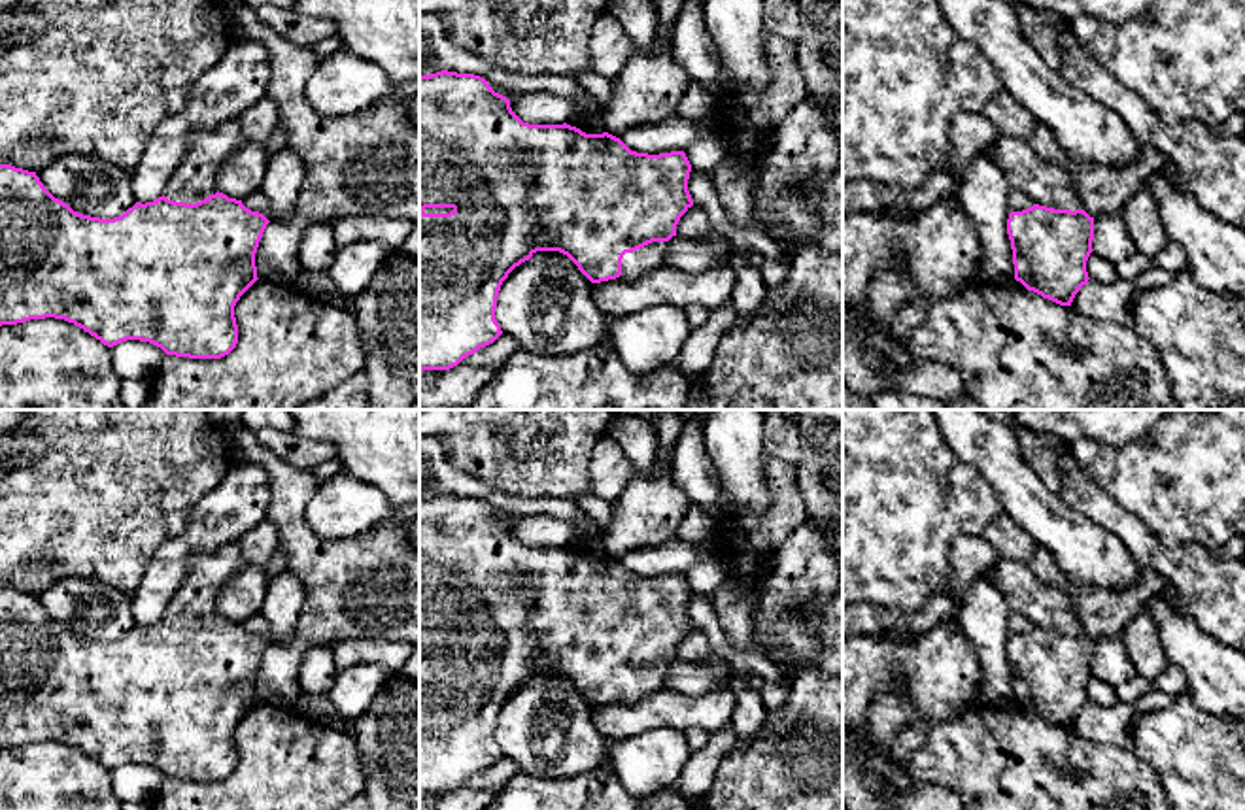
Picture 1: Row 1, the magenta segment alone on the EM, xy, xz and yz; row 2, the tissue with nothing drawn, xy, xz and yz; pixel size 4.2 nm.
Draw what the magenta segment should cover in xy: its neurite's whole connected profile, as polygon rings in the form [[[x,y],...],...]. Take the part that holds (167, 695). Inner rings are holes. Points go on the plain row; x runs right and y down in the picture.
[[[236,544],[193,553],[189,576],[164,616],[153,625],[136,625],[113,642],[77,636],[55,621],[36,595],[0,587],[0,750],[55,740],[74,746],[108,770],[140,763],[176,780],[229,778],[238,767],[234,729],[259,702],[255,676],[270,646],[217,612],[221,583],[246,566]]]

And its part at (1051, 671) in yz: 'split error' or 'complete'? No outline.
split error

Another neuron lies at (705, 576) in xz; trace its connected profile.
[[[708,555],[705,561],[693,565],[684,576],[691,593],[708,597],[725,582],[727,570],[720,557]]]

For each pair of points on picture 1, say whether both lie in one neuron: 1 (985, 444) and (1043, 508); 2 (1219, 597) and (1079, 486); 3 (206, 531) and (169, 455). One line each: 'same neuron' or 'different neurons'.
1: same neuron
2: same neuron
3: different neurons

